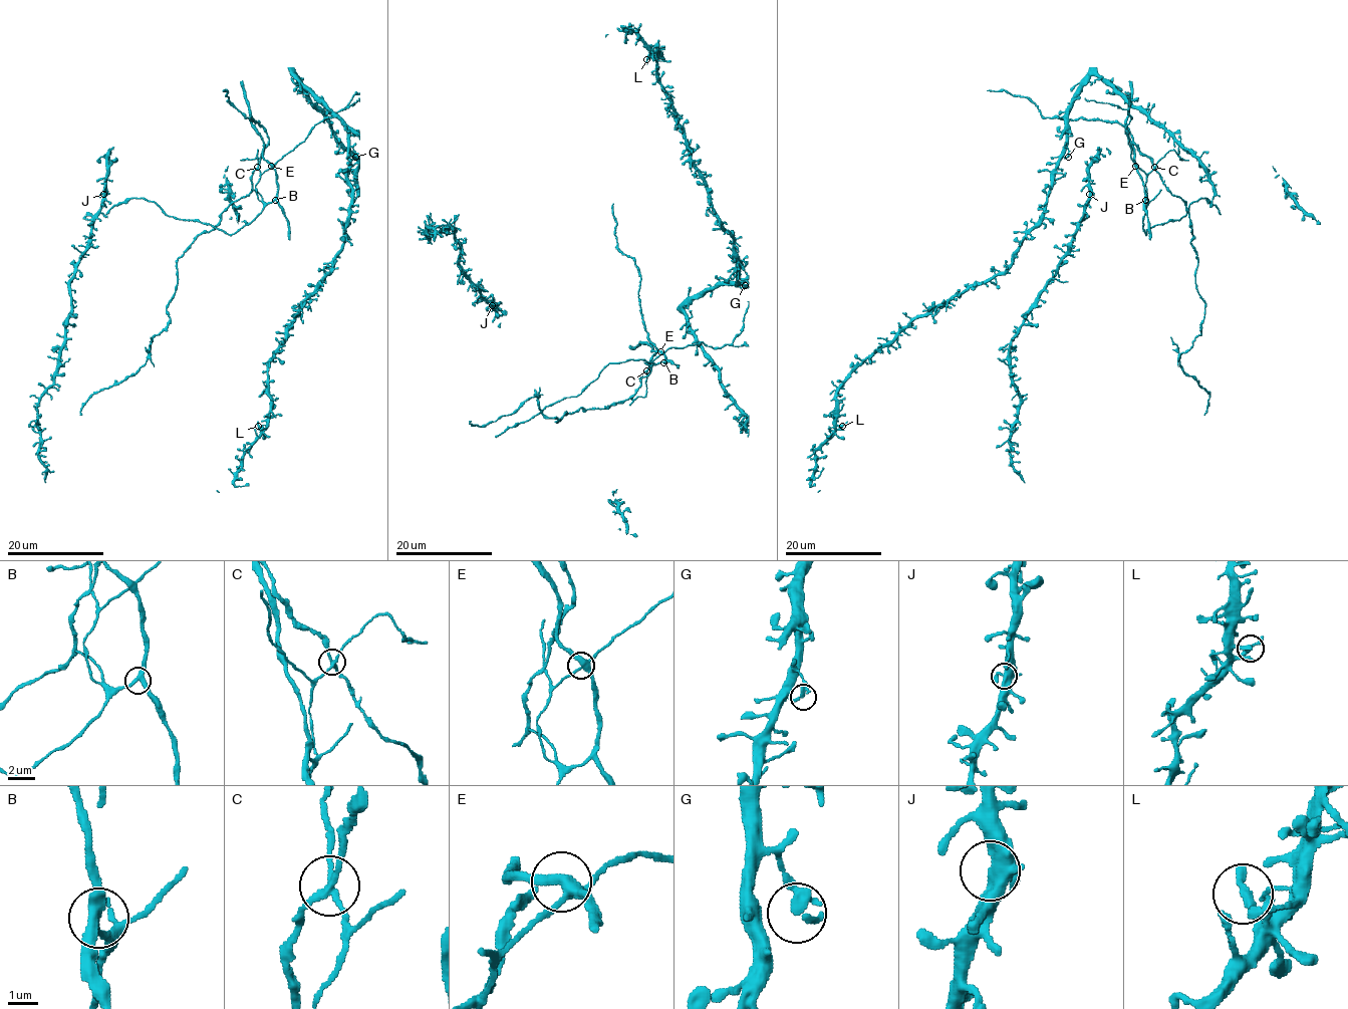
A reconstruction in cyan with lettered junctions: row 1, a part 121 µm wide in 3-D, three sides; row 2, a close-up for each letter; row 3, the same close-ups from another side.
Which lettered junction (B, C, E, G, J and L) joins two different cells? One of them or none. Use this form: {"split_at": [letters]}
{"split_at": ["C"]}

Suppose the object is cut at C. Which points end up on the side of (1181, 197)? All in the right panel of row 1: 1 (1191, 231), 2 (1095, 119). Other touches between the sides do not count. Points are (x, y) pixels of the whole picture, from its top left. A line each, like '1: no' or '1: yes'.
1: yes
2: yes

